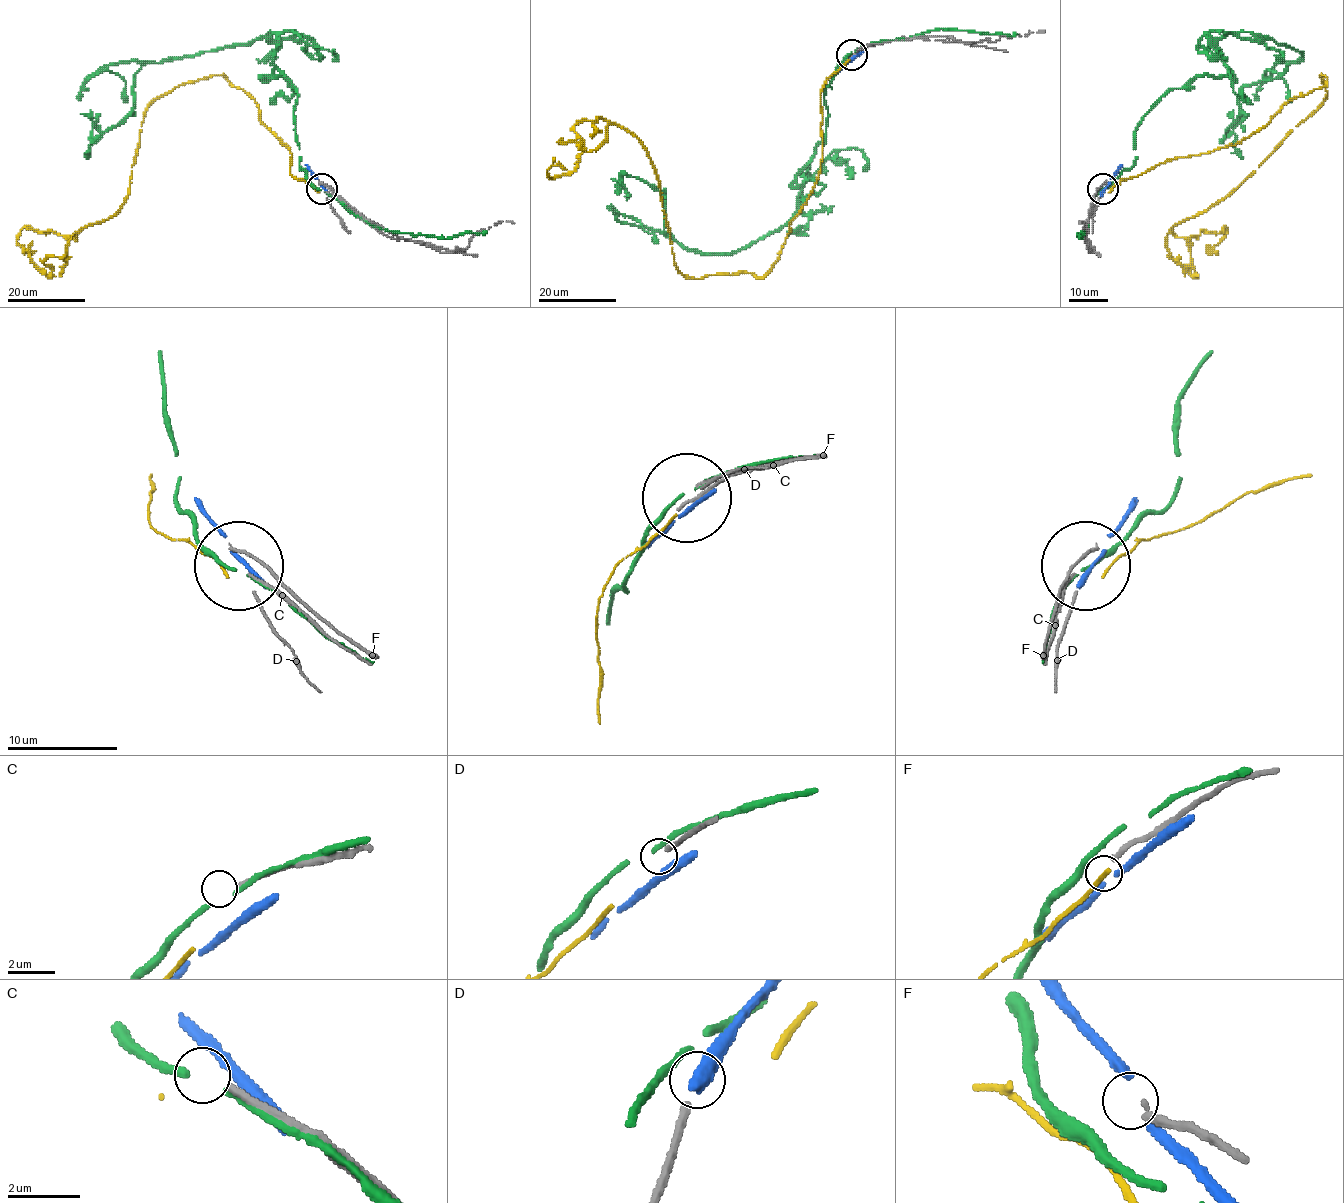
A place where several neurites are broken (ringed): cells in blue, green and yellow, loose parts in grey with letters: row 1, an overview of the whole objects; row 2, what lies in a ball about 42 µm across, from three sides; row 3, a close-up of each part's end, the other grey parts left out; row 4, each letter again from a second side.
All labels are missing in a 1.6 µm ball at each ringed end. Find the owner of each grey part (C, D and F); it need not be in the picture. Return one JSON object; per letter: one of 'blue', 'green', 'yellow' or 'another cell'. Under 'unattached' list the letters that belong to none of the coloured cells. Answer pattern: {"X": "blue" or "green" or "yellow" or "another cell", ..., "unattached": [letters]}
{"C": "another cell", "D": "another cell", "F": "another cell", "unattached": ["C", "D", "F"]}

